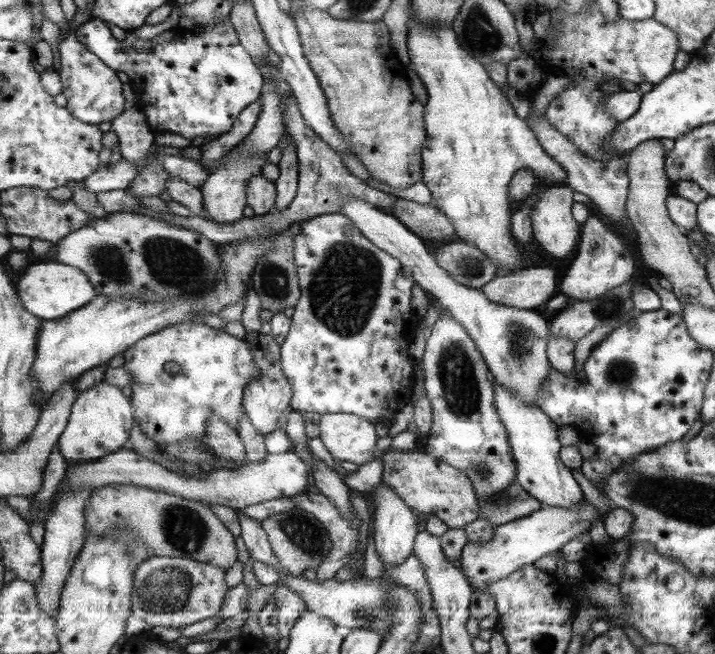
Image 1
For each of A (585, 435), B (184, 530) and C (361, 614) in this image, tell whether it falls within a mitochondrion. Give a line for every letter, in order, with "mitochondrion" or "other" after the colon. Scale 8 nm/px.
A: other
B: mitochondrion
C: mitochondrion

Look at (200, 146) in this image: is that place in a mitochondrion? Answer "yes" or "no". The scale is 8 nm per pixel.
no

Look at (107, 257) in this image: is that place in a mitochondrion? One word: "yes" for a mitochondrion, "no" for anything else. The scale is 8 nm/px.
yes

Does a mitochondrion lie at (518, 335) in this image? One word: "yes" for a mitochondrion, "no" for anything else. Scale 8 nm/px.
yes

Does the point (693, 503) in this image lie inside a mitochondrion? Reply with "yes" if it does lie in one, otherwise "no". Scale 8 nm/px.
yes

